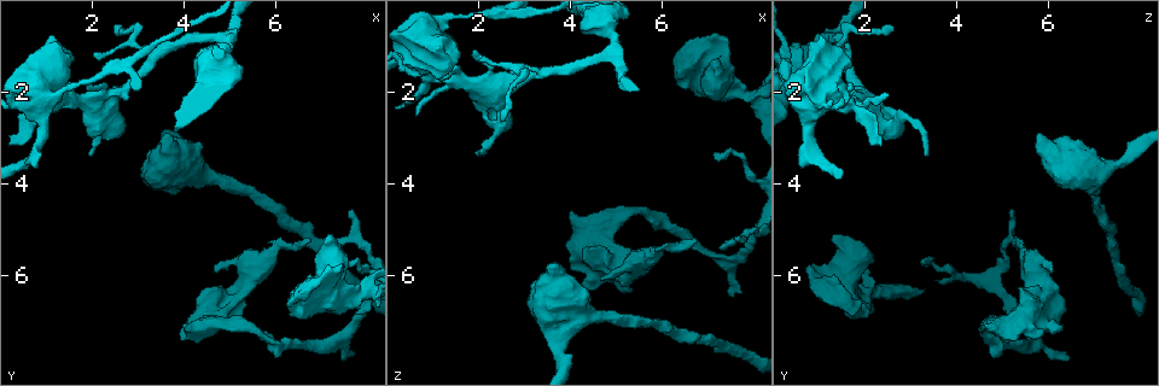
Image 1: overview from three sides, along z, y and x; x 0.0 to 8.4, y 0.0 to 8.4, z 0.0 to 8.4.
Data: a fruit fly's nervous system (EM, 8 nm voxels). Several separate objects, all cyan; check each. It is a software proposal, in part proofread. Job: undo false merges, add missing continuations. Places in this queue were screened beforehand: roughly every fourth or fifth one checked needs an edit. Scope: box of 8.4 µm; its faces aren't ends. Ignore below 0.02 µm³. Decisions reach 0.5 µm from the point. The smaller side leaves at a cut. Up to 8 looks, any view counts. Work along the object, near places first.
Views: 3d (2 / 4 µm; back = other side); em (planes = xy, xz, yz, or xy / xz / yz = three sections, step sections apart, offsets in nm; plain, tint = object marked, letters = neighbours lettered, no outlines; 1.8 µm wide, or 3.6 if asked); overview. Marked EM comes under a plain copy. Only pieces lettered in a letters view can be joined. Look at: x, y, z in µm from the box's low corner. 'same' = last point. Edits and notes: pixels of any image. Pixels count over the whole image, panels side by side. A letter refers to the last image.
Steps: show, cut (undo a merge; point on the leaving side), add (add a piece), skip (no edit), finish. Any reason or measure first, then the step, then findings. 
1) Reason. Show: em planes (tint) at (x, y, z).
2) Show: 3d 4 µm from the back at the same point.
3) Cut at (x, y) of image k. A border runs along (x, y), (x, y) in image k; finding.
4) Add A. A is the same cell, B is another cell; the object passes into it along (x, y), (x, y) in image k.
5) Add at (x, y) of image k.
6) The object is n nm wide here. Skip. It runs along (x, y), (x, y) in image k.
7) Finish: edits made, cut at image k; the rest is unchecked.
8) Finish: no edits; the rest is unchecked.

Free end. Show: em planes (letters) at (7.20, 5.80, 0.75).

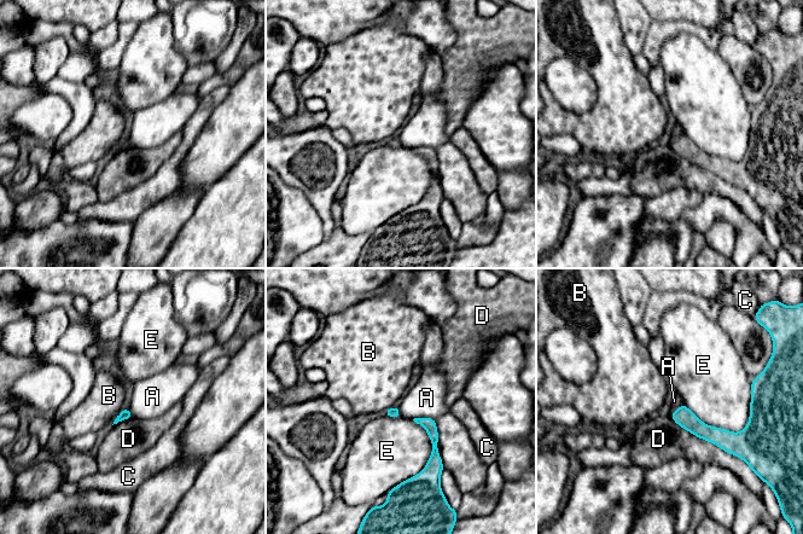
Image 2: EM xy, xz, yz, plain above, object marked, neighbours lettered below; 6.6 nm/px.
Skip. A, B, C, D and E are other cells; a border runs along (414, 417), (435, 421), (444, 468) in image 2; none of them fits.

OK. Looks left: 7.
Looks like a crossing. Show: em planes (letters) at (1.85, 2.20, 1.90).

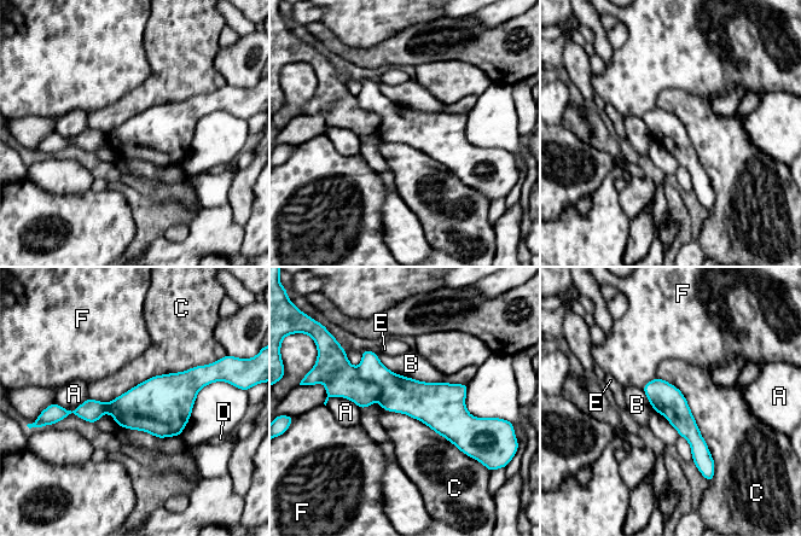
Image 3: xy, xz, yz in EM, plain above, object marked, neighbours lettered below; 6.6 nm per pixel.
Cut at (399, 394) of image 3. A, B, C, D, E and F are other cells; a border runs along (357, 367), (379, 386), (378, 398) in image 3; a second cell is stuck on.

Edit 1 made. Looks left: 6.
Show: overview.

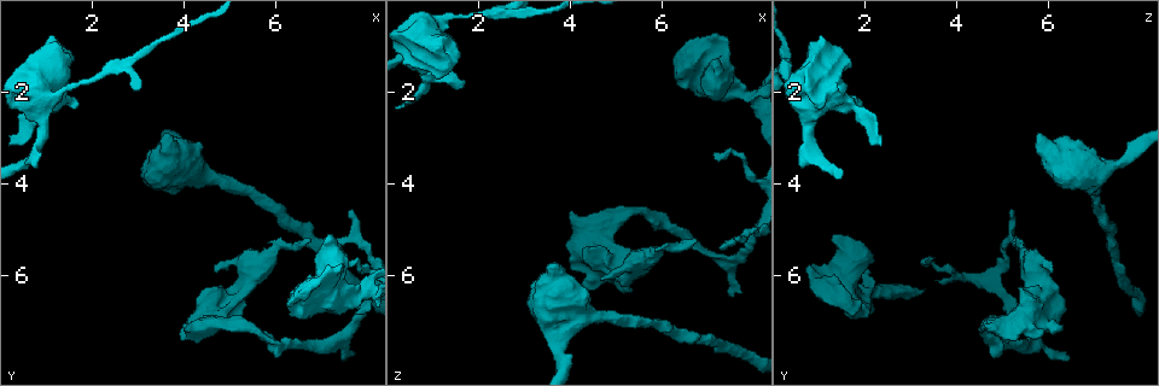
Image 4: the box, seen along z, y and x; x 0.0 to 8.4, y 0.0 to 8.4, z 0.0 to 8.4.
An open end. Show: em 3.6 µm xz step 8 (tint) at (6.75, 5.20, 5.30).

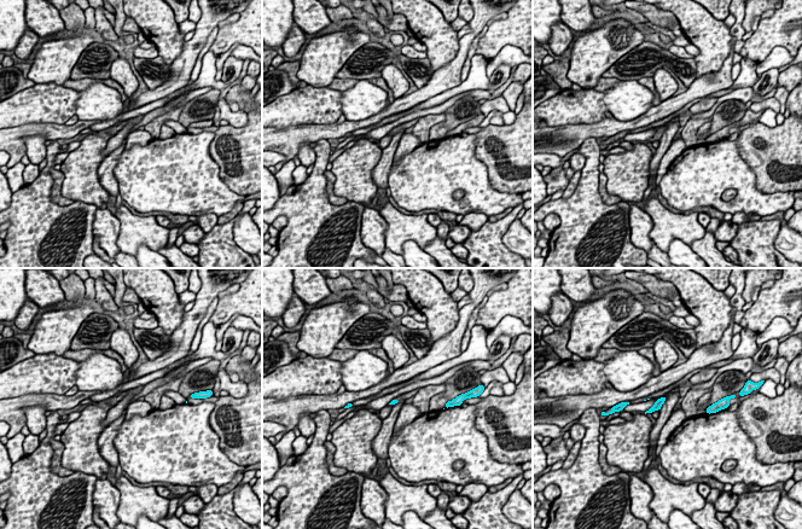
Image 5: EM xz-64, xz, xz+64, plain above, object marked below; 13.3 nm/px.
Show: em 3.6 µm planes (letters) at the same point.

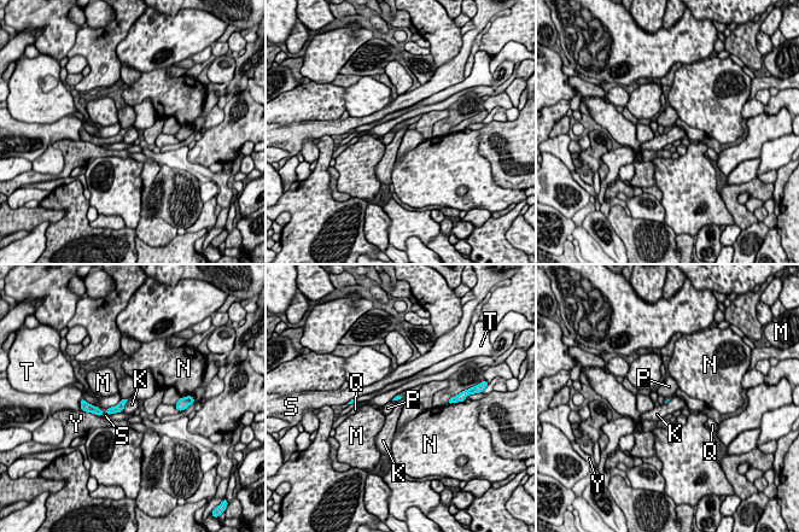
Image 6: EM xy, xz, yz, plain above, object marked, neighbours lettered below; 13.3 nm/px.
Skip. K, M, N, P, Q, S, T and Y are other cells; a border runs along (128, 399), (122, 410) in image 6; no lettered piece goes on from it.

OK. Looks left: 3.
Finish: edits made, cut at image 3; the rest is unchecked.

